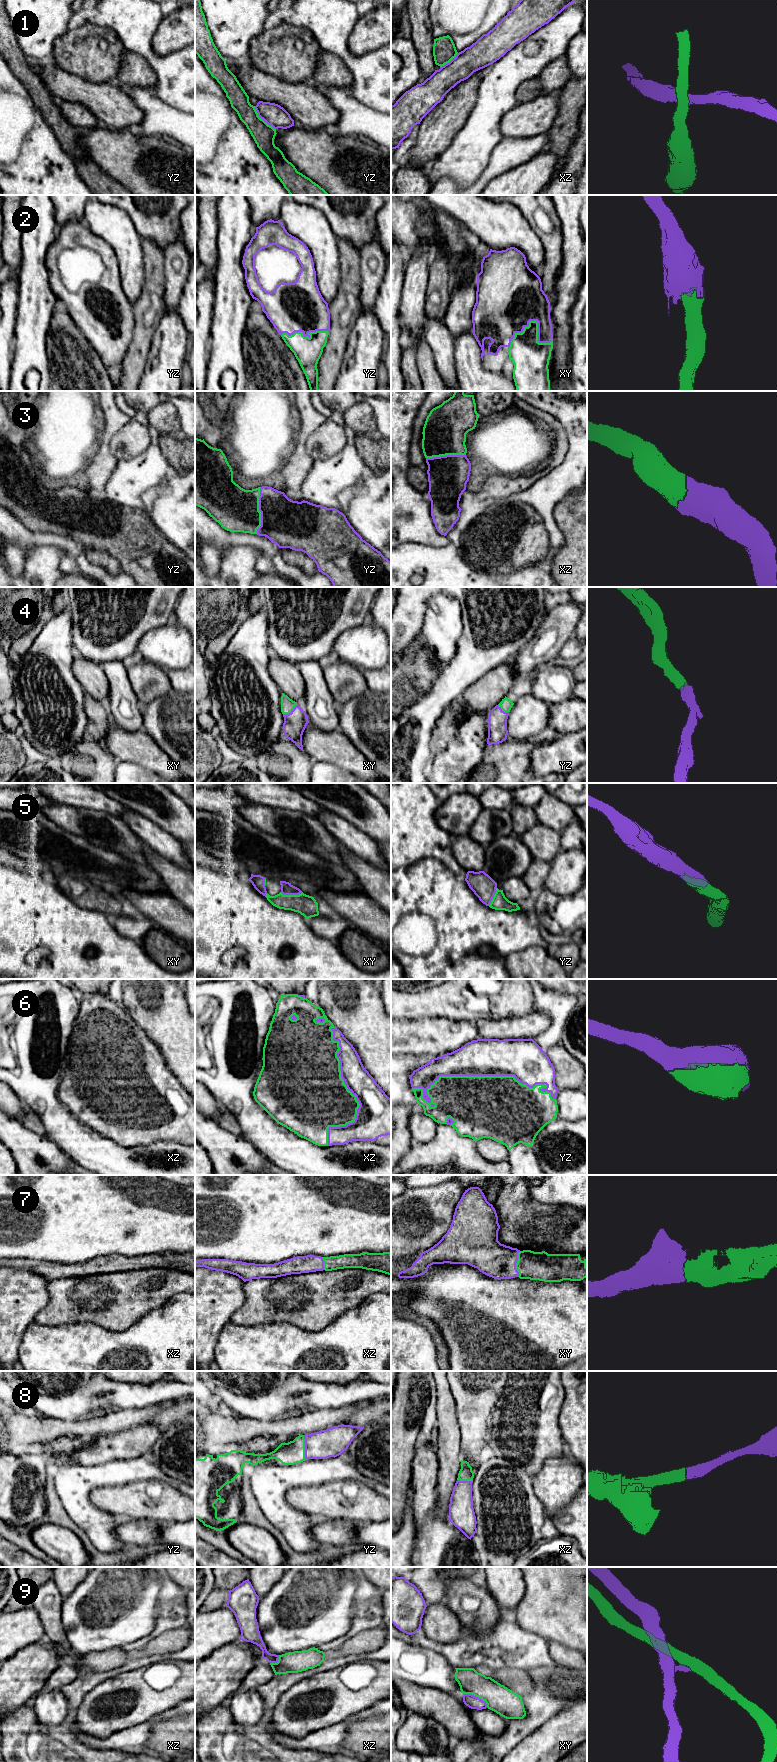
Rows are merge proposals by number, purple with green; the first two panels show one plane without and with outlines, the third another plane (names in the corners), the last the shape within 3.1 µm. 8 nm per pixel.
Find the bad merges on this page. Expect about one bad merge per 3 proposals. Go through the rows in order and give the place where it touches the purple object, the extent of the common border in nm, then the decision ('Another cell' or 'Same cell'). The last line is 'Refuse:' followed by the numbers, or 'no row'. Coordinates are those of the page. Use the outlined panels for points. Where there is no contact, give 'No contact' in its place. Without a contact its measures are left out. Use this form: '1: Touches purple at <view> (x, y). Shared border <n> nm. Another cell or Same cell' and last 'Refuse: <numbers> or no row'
1: Touches purple at yz (262, 118). Shared border 260 nm. Another cell
2: Touches purple at xy (534, 320). Shared border 360 nm. Same cell
3: Touches purple at yz (259, 510). Shared border 380 nm. Same cell
4: Touches purple at xy (291, 711). Shared border 150 nm. Same cell
5: Touches purple at xy (291, 894). Shared border 180 nm. Same cell
6: Touches purple at yz (480, 1075). Shared border 1150 nm. Same cell
7: Touches purple at xy (515, 1264). Shared border 200 nm. Same cell
8: Touches purple at yz (305, 1447). Shared border 200 nm. Same cell
9: Touches purple at xy (477, 1697). Shared border 240 nm. Another cell
Refuse: 1, 9

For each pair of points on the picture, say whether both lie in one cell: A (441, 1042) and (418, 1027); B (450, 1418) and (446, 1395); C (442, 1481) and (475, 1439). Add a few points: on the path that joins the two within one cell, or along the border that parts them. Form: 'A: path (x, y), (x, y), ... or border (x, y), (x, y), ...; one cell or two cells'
A: path (435, 1037), (427, 1036), (424, 1033); one cell
B: path (446, 1412), (446, 1401); one cell
C: border (461, 1435), (460, 1460); two cells

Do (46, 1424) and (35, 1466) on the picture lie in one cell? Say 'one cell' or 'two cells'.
two cells

